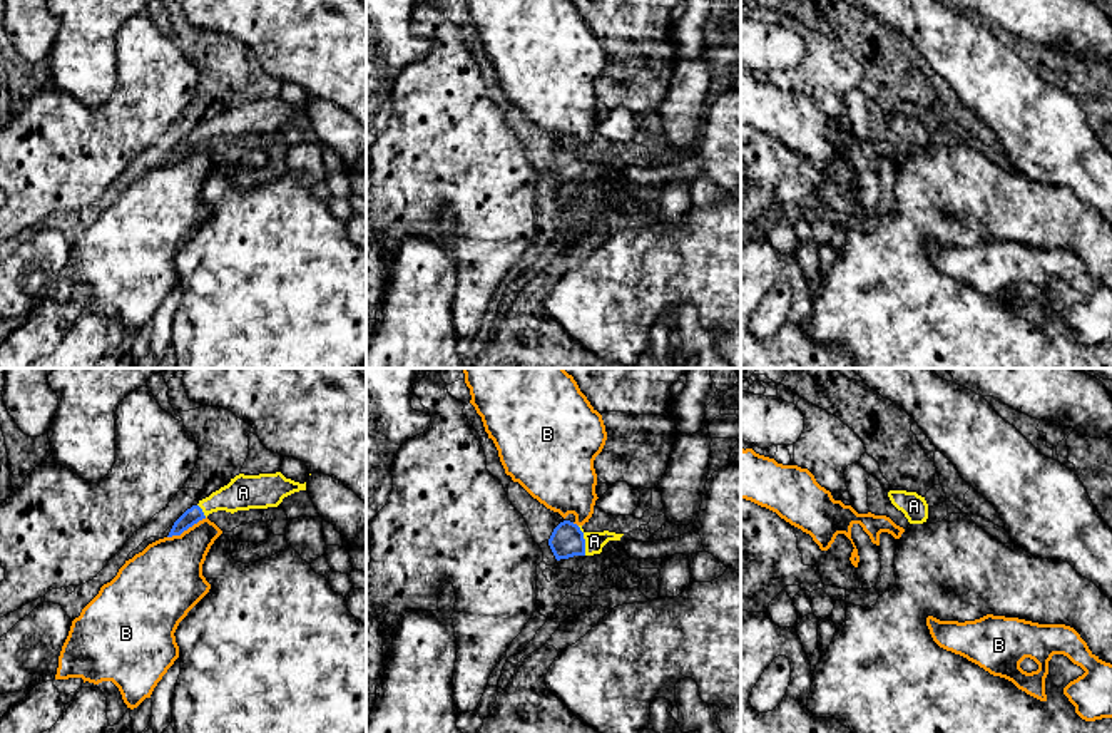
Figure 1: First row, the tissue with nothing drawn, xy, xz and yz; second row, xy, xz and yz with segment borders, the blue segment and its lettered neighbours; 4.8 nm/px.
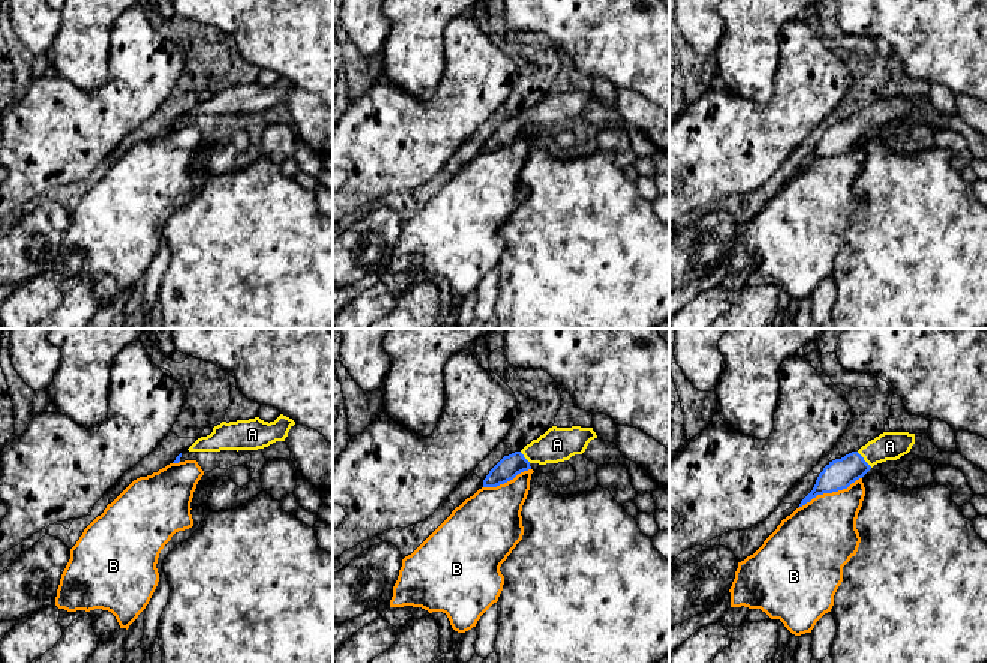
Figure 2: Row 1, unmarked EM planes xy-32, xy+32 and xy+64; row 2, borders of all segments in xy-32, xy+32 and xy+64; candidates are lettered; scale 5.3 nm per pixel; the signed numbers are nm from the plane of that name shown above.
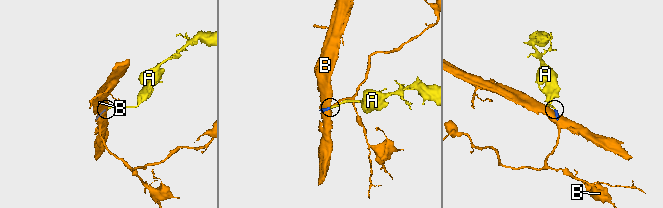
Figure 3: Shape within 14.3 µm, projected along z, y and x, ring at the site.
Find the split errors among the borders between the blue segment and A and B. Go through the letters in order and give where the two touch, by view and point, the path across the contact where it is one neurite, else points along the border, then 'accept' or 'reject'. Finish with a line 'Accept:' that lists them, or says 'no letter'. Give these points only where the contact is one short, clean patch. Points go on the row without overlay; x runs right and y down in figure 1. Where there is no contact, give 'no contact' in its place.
A: meets blue in xz at (584, 166); runs through xz (567, 164), (584, 166), (594, 166); accept
B: meets blue in xy at (186, 154); reject
Accept: A

